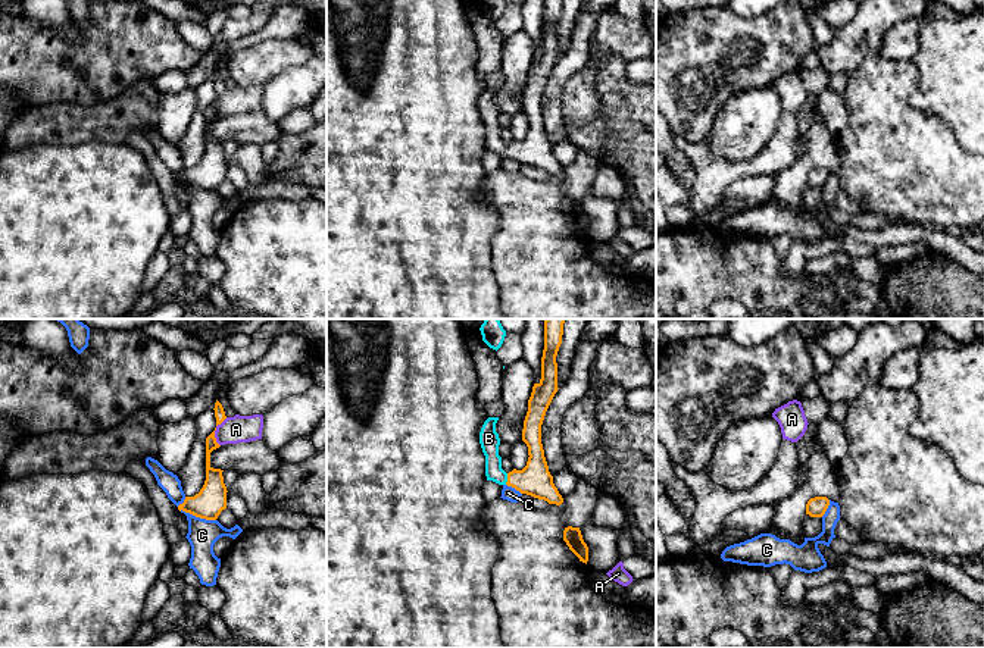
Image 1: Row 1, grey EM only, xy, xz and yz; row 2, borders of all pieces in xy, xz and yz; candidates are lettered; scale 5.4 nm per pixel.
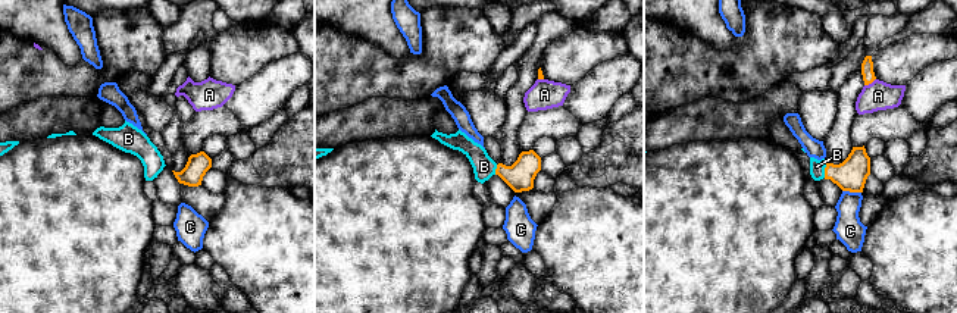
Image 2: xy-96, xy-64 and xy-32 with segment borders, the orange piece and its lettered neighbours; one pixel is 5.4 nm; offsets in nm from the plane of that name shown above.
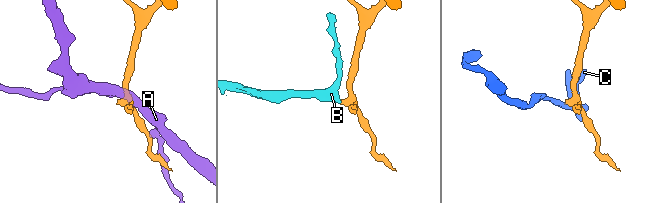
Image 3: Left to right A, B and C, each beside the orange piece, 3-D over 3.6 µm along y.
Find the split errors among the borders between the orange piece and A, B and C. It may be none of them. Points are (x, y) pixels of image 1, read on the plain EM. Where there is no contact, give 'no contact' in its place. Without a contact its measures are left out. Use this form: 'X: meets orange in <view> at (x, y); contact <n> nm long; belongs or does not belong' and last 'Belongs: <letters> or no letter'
A: meets orange in xy at (215, 100); contact 170 nm long; does not belong
B: meets orange in xz at (508, 150); contact 70 nm long; belongs
C: meets orange in xy at (197, 187); contact 200 nm long; does not belong
Belongs: B

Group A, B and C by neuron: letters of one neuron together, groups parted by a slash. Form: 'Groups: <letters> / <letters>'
Groups: A / B / C

